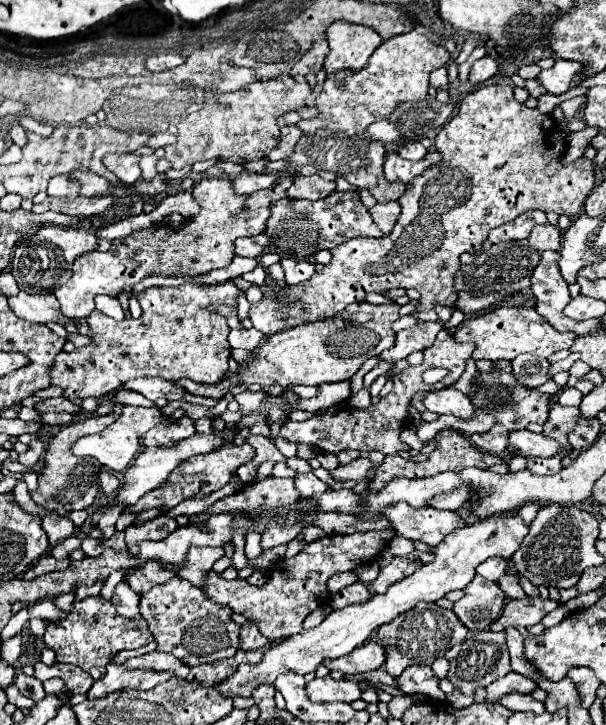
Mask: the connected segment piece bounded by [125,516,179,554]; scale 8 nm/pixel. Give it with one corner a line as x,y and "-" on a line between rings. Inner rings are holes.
157,516
149,522
143,522
143,524
135,524
135,526
129,526
127,532
125,532
125,541
128,550
133,553
138,553
137,542
141,540
163,540
167,538
171,532
175,532
179,528
179,524
169,518
169,516

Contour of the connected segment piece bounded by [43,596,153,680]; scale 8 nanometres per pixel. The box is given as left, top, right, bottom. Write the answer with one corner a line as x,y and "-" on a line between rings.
89,596
83,600
77,600
73,604
71,614
61,620
59,624
51,624
45,630
43,636
47,648
55,650
55,658
57,662
73,662
77,666
81,666
83,670
89,670
89,674
93,676
93,680
103,678
105,668
109,664
109,660
113,658
113,654
121,652
121,650
133,650
133,648
141,648
149,642
153,642
153,634
147,628
147,622
139,616
139,618
123,618
121,614
115,614
115,608
109,600
97,596

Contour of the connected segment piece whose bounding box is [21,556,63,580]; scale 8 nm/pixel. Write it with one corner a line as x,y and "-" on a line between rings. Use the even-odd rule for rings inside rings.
43,556
33,568
29,568
21,578
23,580
33,580
33,578
37,578
37,576
41,576
41,574
47,574
47,572
53,572
53,570
59,570
63,564
61,562
57,562
53,556

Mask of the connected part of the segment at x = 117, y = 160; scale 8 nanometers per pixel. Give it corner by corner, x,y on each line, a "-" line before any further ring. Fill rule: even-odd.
107,154
103,158
103,164
123,182
123,184
133,184
141,176
139,170
139,156
137,154

